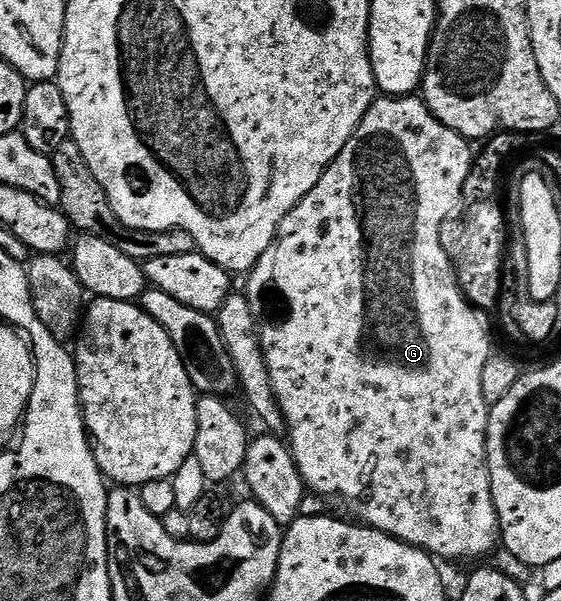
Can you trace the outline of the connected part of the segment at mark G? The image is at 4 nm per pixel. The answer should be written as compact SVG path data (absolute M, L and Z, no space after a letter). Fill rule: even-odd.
M375 98L374 104L371 105L366 116L360 121L360 125L354 131L354 136L348 141L348 145L344 145L342 152L330 162L330 166L327 167L326 172L320 177L316 189L312 189L312 193L305 195L292 209L292 213L288 213L288 217L284 217L284 221L278 230L278 236L274 238L272 245L268 245L268 249L264 249L264 257L260 257L260 261L256 261L254 268L245 276L246 288L244 288L246 300L248 305L252 307L252 313L257 323L258 338L262 341L264 361L268 365L268 377L272 377L272 389L276 393L278 404L284 413L284 421L286 422L286 430L288 432L288 446L292 457L296 461L296 465L300 469L300 477L305 481L307 488L313 494L315 491L318 495L339 495L342 499L363 498L358 503L359 517L357 516L357 518L365 526L372 527L376 531L383 531L384 534L391 535L393 539L398 539L402 543L419 547L420 550L428 552L429 555L433 555L439 560L482 559L494 546L497 548L500 543L498 514L496 513L496 505L492 501L492 481L490 480L490 470L486 464L486 430L488 429L490 407L484 401L484 388L480 385L481 377L484 374L484 365L488 365L492 354L492 348L490 348L490 327L486 324L485 317L478 312L481 310L463 295L462 288L458 286L458 279L454 275L454 266L451 265L450 258L446 252L444 230L442 231L446 218L454 210L457 212L463 206L468 173L472 166L472 150L470 151L470 147L471 144L463 135L456 134L452 129L448 129L448 125L441 123L426 108L426 104L422 102L421 98Z

